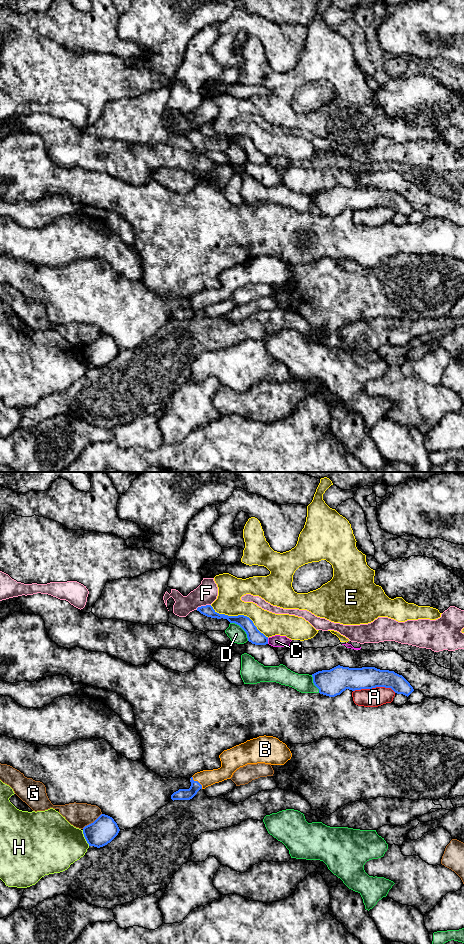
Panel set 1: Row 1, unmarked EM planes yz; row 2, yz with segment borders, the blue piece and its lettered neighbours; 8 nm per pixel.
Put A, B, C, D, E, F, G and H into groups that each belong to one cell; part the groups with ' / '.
A / B / C / D / E / F / G / H

